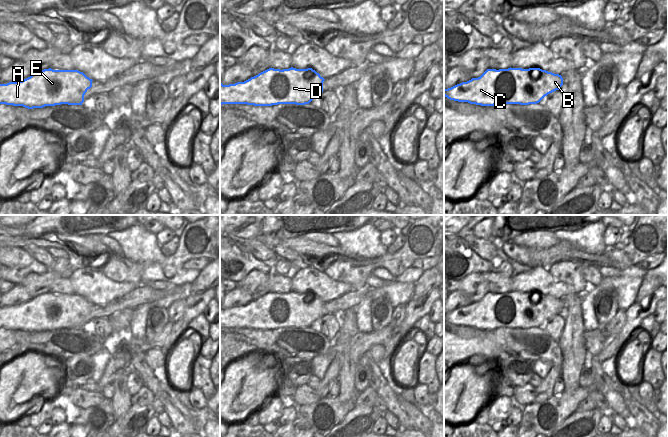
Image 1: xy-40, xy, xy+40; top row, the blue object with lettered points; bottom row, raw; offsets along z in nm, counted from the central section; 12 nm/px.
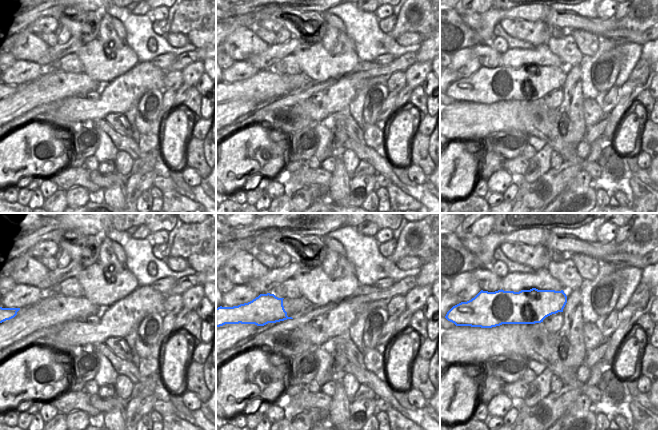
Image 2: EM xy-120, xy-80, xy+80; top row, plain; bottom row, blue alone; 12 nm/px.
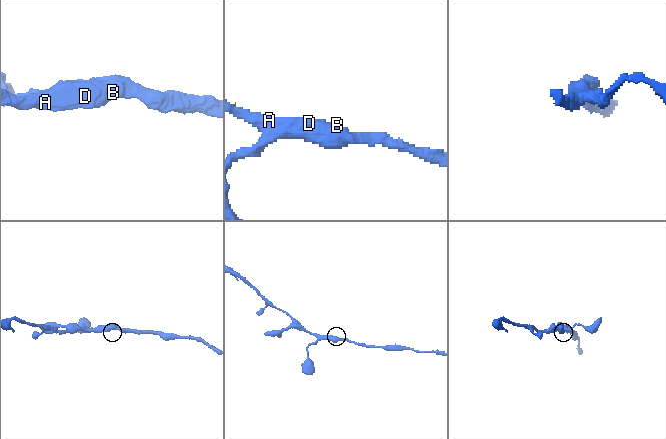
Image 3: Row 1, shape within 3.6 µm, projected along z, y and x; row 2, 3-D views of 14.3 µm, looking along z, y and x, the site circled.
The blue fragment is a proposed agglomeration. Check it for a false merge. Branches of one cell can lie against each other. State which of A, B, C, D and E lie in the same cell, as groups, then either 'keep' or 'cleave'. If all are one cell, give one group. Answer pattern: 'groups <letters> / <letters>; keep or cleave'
groups A B C D E; keep

